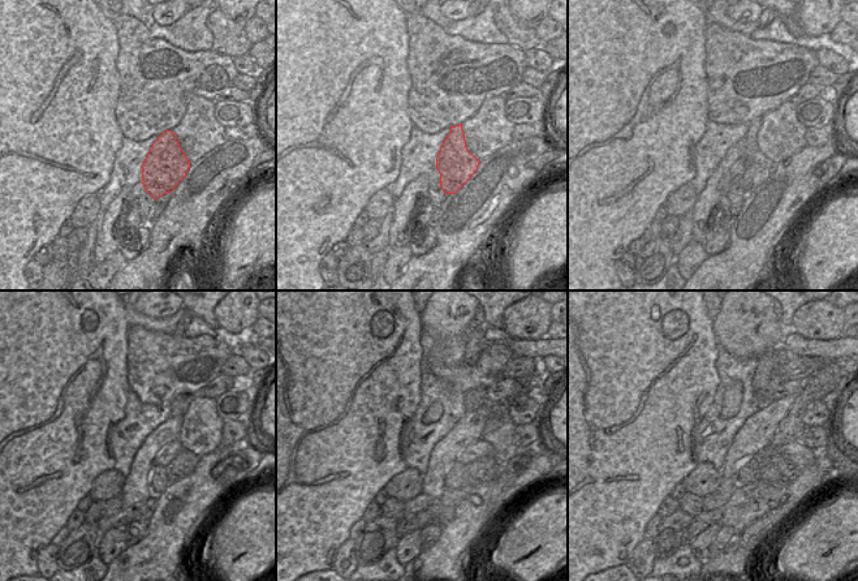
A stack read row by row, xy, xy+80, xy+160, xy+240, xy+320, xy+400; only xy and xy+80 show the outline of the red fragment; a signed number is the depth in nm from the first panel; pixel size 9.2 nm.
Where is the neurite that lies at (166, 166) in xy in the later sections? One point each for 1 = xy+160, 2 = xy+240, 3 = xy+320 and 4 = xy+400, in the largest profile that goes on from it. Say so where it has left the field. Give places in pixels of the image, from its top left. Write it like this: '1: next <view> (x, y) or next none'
1: next xy+160 (758, 167)
2: next xy+240 (185, 463)
3: next xy+320 (484, 469)
4: next xy+400 (777, 470)

